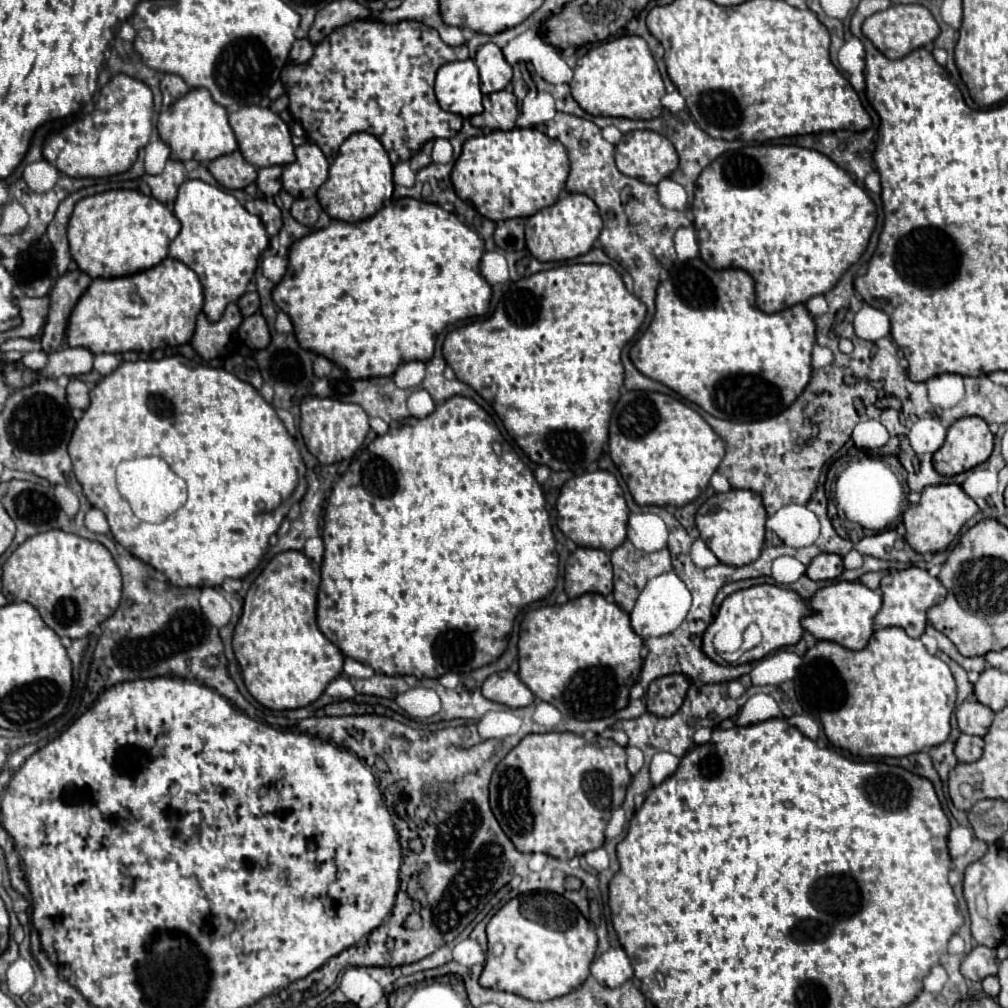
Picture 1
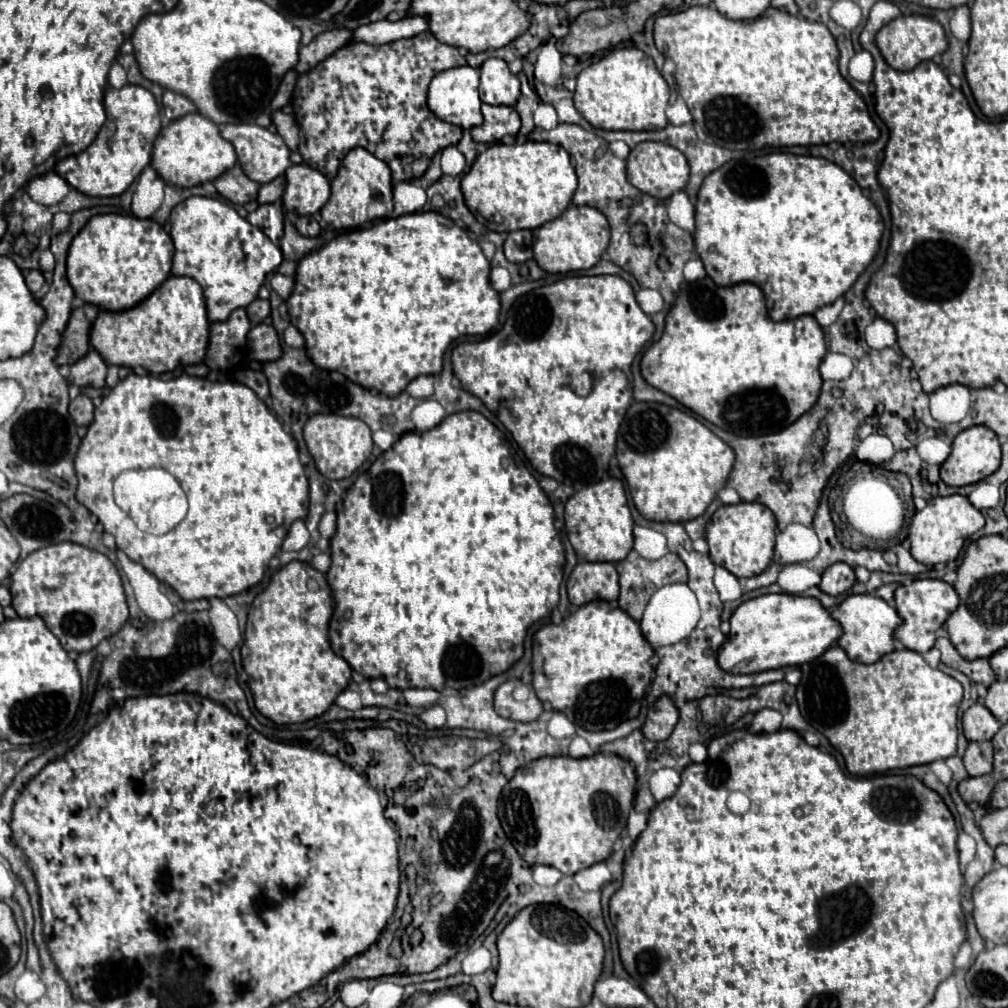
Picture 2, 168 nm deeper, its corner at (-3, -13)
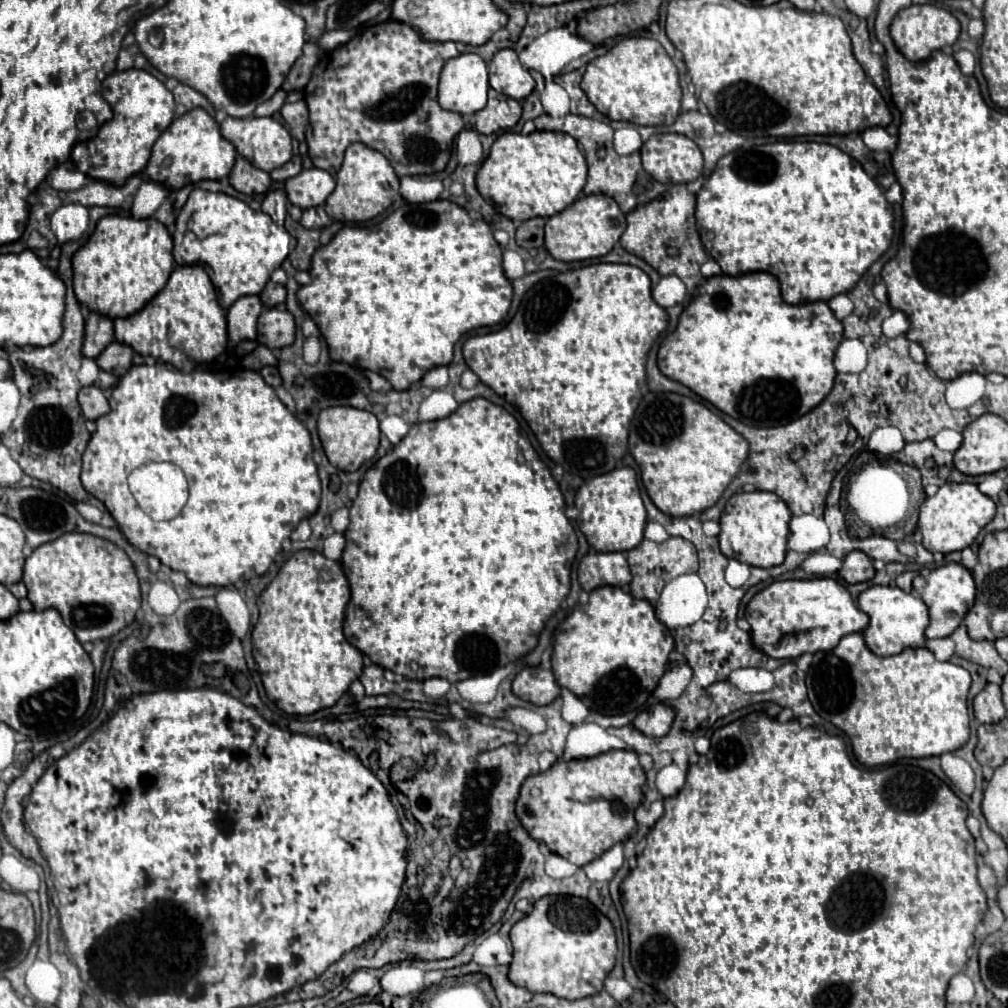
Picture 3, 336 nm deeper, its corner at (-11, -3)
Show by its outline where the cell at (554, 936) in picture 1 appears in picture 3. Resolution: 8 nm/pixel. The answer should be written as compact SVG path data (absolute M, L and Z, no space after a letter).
M545 896L531 914L511 928L513 962L509 980L531 992L547 992L577 1000L603 990L603 980L615 966L617 938L611 920L589 900L575 896Z

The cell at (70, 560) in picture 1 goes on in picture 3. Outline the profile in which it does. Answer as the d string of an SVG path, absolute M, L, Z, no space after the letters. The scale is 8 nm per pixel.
M63 534L55 542L47 542L33 550L33 554L25 560L23 582L29 590L27 598L31 600L35 610L55 608L63 622L75 632L79 642L95 642L105 640L127 624L135 620L135 614L141 606L141 592L139 592L139 578L135 574L135 566L129 556L117 548L113 542L97 538L93 534Z

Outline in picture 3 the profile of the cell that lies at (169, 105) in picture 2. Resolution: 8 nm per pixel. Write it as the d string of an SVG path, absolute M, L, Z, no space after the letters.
M177 84L177 88L173 90L173 96L175 96L175 110L177 110L177 116L193 110L193 108L205 108L211 116L215 116L215 110L211 106L211 102L199 94L197 90L193 90L191 86L185 86L185 84Z

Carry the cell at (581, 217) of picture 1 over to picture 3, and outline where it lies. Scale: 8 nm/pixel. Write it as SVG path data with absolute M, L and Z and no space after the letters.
M589 194L573 202L563 212L547 218L545 224L545 248L555 260L575 262L605 256L615 242L625 232L625 214L617 206L611 196L605 194Z

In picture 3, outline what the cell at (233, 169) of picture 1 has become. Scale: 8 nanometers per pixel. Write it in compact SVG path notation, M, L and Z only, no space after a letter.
M237 156L235 166L229 174L229 182L235 190L243 192L243 194L263 194L271 188L271 176L265 170L255 168L251 162L247 162L245 158Z

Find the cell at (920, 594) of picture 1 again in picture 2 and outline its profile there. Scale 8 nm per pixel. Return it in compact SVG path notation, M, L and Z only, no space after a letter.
M923 578L923 580L913 580L909 584L901 584L895 590L895 608L901 618L901 624L895 628L895 640L909 650L925 654L935 644L935 630L943 626L947 616L957 606L959 606L959 598L955 588L943 580Z

